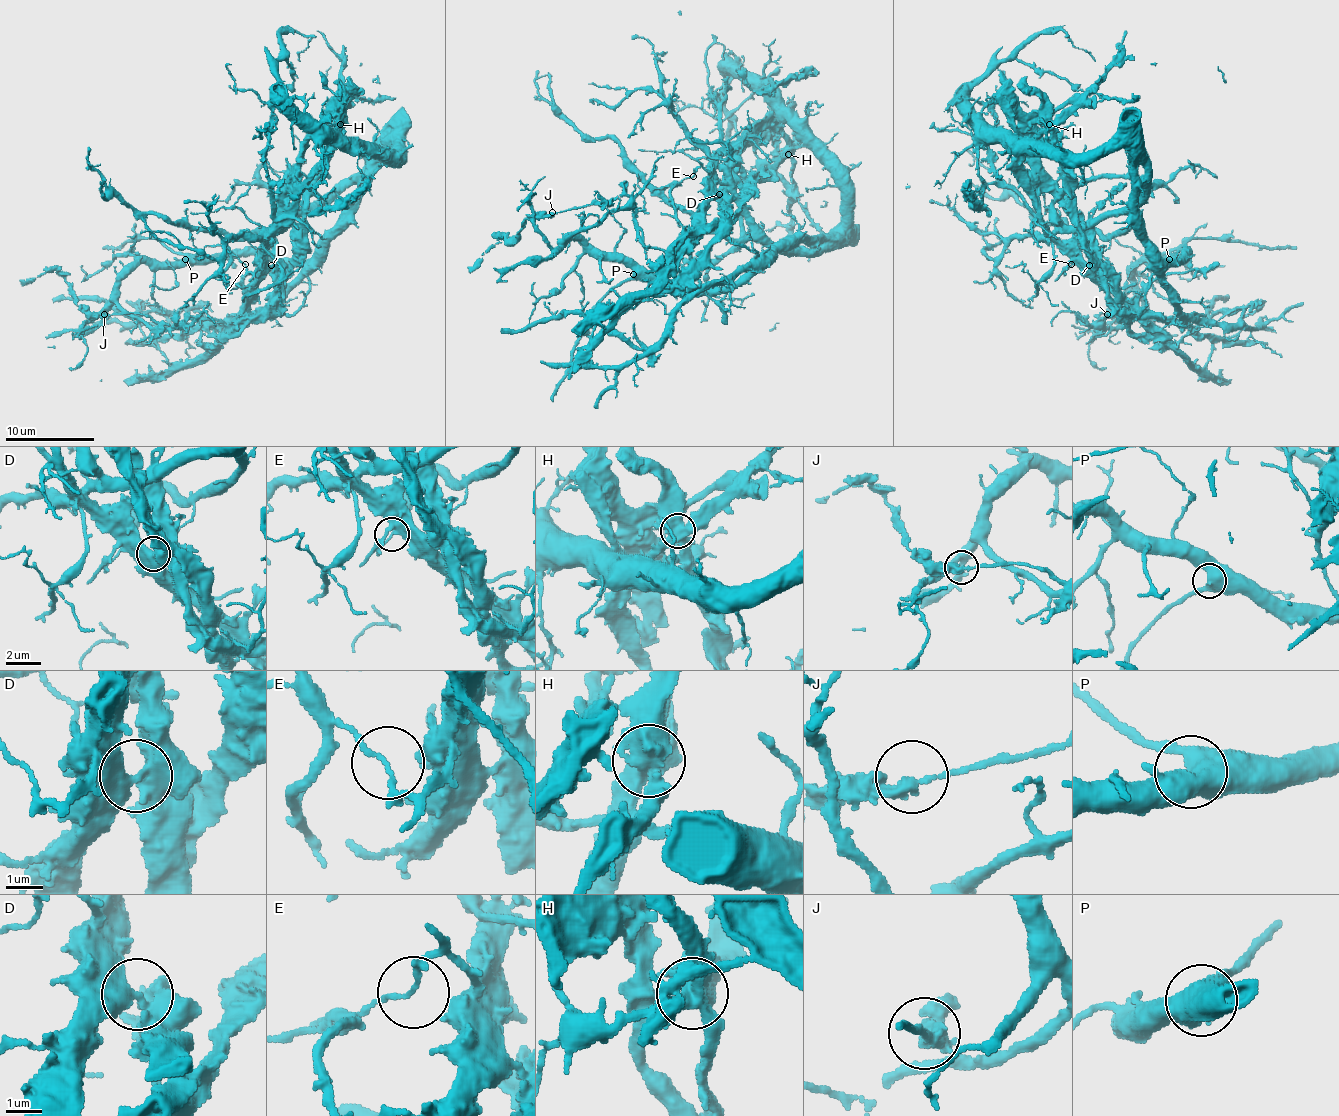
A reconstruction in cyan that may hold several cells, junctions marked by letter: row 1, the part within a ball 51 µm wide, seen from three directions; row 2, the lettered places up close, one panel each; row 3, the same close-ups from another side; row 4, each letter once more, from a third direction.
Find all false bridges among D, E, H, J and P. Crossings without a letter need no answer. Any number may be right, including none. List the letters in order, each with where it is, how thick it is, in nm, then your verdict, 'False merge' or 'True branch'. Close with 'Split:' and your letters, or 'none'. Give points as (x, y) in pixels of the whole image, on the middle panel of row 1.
D: Place: (719, 194). Thickness 420 nm. False merge
E: Place: (693, 176). Thickness 110 nm. False merge
H: Place: (788, 154). Thickness 600 nm. False merge
J: Place: (552, 212). Thickness 260 nm. True branch
P: Place: (633, 274). Thickness 600 nm. True branch
Split: D, E, H

